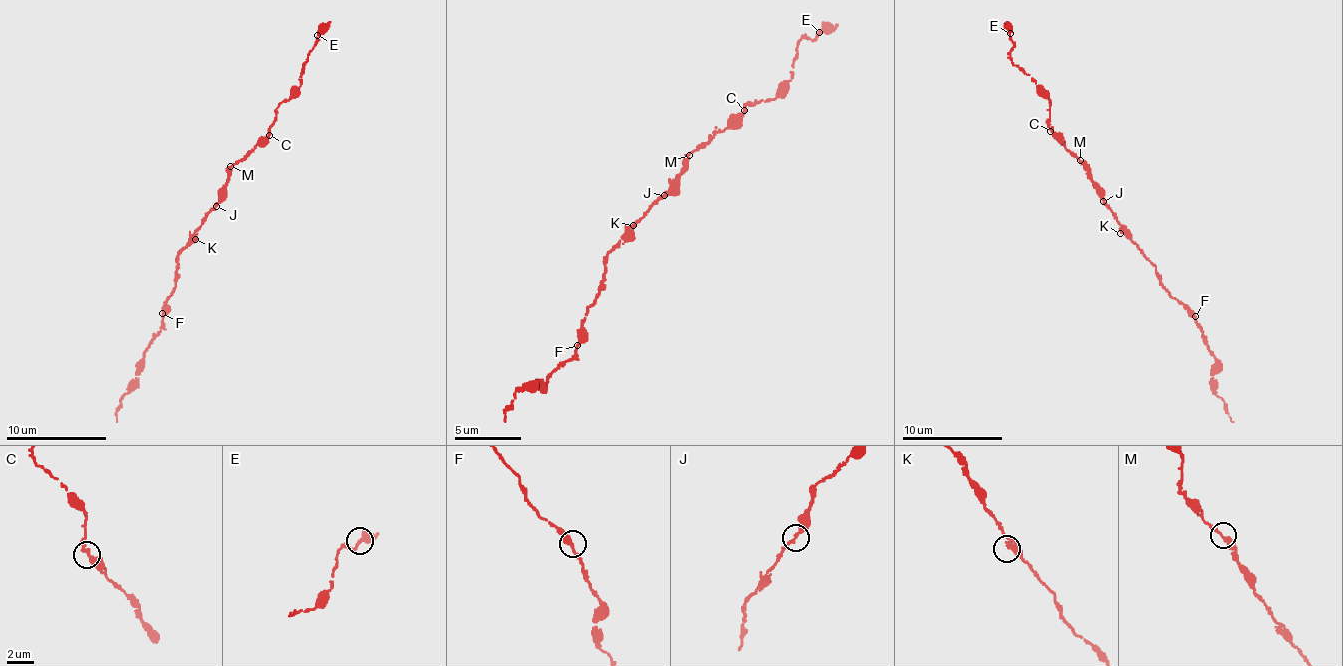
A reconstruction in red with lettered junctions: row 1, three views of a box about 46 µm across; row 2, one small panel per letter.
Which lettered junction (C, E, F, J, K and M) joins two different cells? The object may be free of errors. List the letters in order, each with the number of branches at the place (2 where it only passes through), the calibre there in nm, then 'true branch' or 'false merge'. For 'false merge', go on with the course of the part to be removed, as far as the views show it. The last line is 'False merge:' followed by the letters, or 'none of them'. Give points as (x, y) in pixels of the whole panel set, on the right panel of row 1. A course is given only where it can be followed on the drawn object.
C: branches 2; calibre 320 nm; true branch
E: branches 2; calibre 360 nm; true branch
F: branches 2; calibre 320 nm; true branch
J: branches 2; calibre 280 nm; true branch
K: branches 2; calibre 320 nm; true branch
M: branches 2; calibre 280 nm; true branch
False merge: none of them

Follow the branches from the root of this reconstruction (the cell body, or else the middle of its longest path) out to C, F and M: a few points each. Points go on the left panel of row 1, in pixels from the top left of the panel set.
C: (202, 218), (219, 201), (219, 189), (226, 183), (228, 168), (269, 135)
F: (202, 218), (195, 238), (179, 254), (175, 289), (163, 304), (162, 314)
M: (202, 218), (219, 201), (219, 189), (226, 183), (230, 166)

